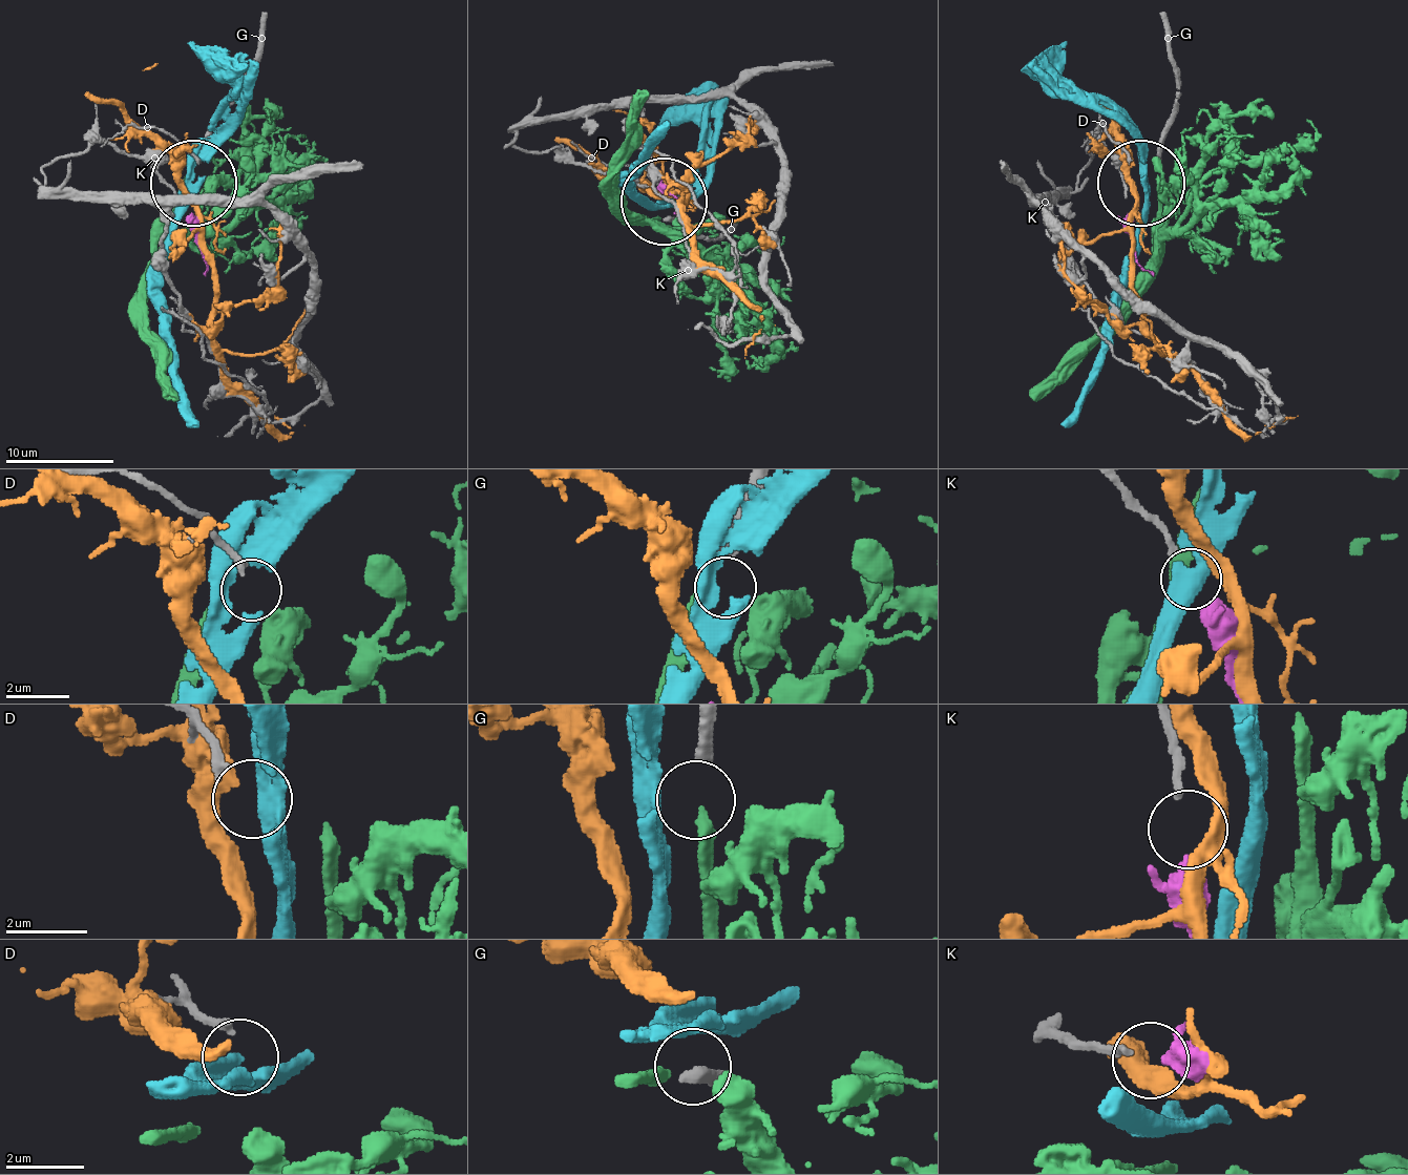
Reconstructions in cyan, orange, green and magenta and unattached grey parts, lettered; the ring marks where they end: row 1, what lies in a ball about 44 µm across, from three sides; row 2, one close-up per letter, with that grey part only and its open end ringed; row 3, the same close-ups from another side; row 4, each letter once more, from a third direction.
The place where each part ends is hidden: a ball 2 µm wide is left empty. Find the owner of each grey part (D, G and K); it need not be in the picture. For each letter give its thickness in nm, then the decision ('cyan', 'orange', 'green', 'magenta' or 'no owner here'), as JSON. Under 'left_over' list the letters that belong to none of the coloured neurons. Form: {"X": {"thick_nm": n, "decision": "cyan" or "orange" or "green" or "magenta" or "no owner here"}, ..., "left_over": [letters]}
{"D": {"thick_nm": 220, "decision": "no owner here"}, "G": {"thick_nm": 400, "decision": "green"}, "K": {"thick_nm": 190, "decision": "magenta"}, "left_over": ["D"]}

